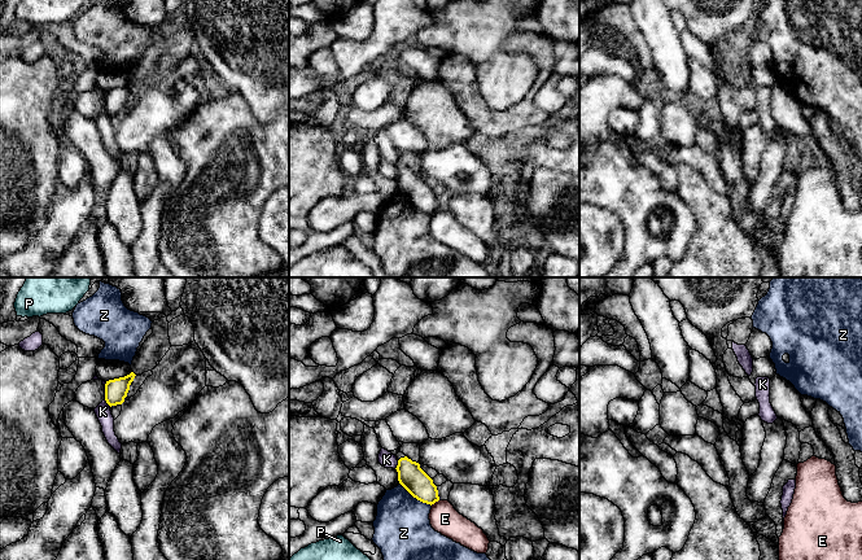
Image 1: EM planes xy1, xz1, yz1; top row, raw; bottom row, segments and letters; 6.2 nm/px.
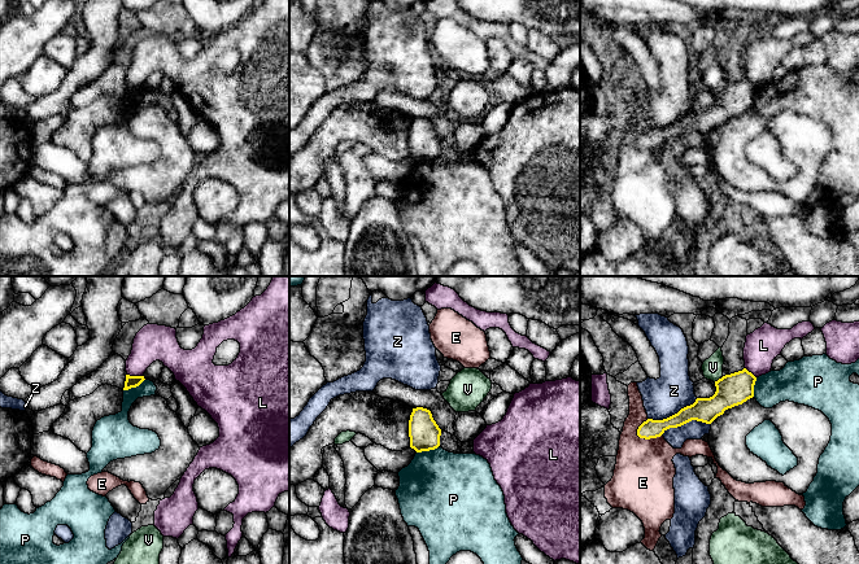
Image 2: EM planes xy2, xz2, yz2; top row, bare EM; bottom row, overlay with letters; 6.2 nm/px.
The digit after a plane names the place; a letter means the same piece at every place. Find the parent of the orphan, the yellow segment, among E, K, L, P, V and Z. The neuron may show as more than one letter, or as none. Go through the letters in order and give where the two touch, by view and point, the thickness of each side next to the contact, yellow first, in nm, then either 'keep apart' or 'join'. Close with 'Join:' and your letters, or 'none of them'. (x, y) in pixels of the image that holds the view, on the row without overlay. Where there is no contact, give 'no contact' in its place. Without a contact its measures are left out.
E: yz2 (646, 148) | 120/380 nm | keep apart
K: xz1 (398, 174) | 160/100 nm | keep apart
L: xy2 (135, 86) | 80/220 nm | keep apart
P: xz2 (427, 160) | 190/480 nm | keep apart
V: yz2 (719, 88) | 200/130 nm | keep apart
Z: yz2 (672, 125) | 160/240 nm | keep apart
Join: none of them

